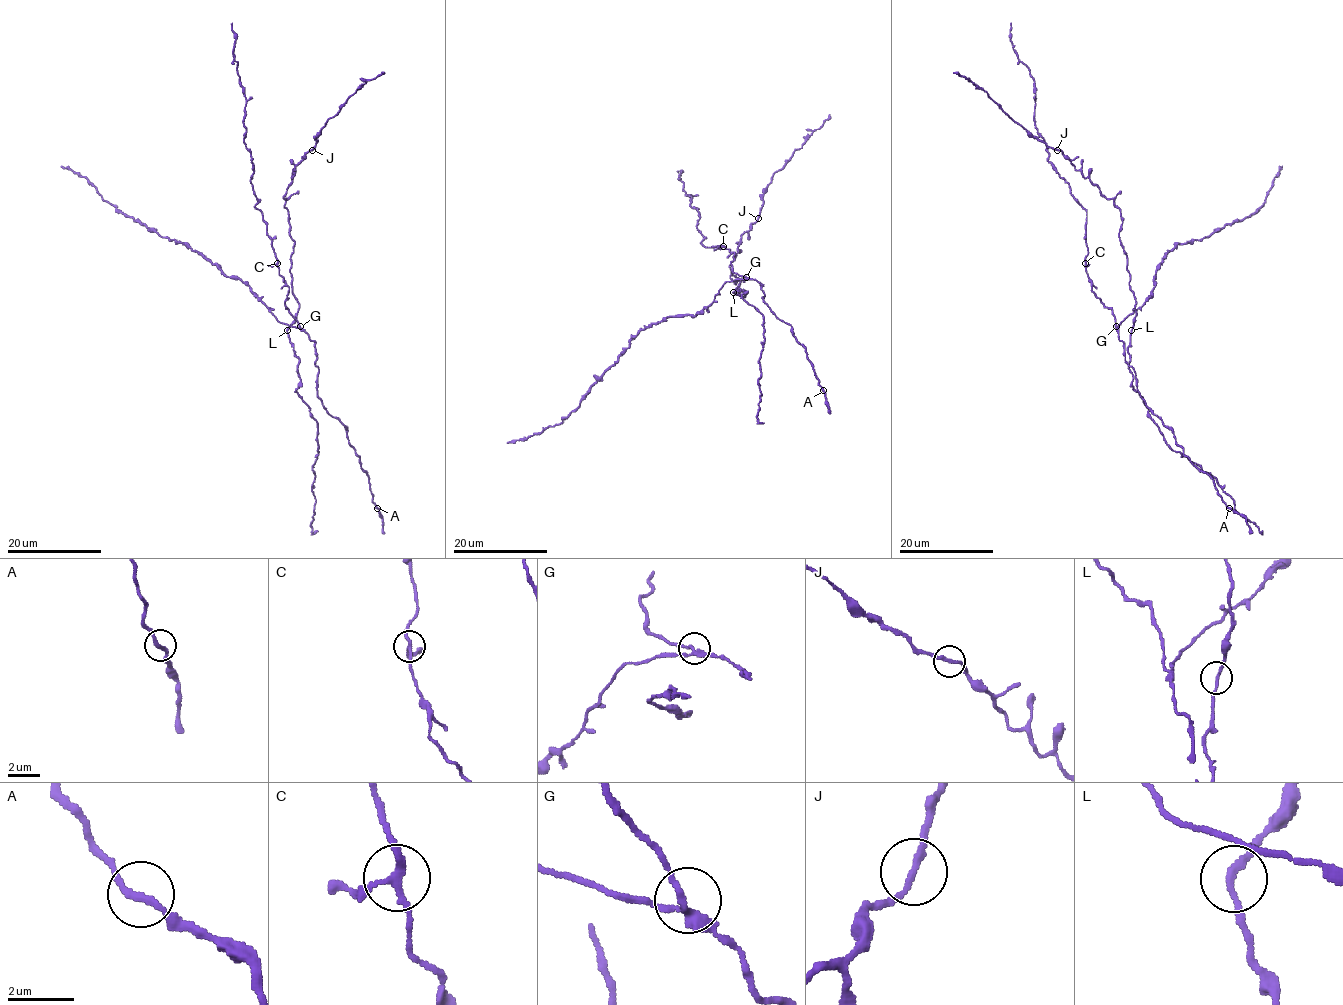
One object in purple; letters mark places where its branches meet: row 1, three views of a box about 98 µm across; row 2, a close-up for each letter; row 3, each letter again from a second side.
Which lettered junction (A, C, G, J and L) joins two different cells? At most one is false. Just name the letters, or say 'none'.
none

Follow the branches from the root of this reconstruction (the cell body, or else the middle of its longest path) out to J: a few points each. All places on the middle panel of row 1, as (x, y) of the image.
J: (732, 292), (745, 297), (736, 289), (740, 283), (730, 277), (730, 264), (738, 252), (740, 236), (758, 219)

